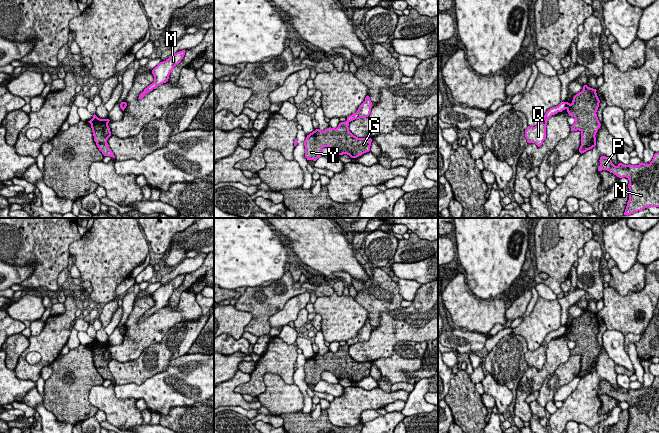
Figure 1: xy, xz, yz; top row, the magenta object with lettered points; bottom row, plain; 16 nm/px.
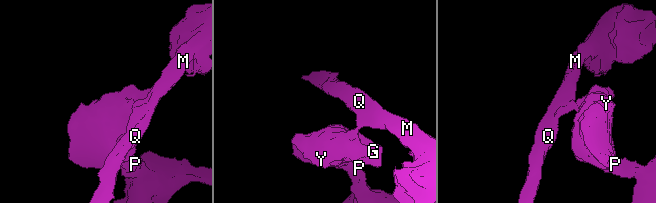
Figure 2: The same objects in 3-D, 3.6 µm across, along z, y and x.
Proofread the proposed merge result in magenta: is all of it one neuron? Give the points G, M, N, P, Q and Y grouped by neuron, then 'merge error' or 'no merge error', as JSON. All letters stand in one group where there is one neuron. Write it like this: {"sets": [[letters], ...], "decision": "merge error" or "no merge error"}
{"sets": [["G", "N", "P", "Y"], ["M", "Q"]], "decision": "merge error"}

